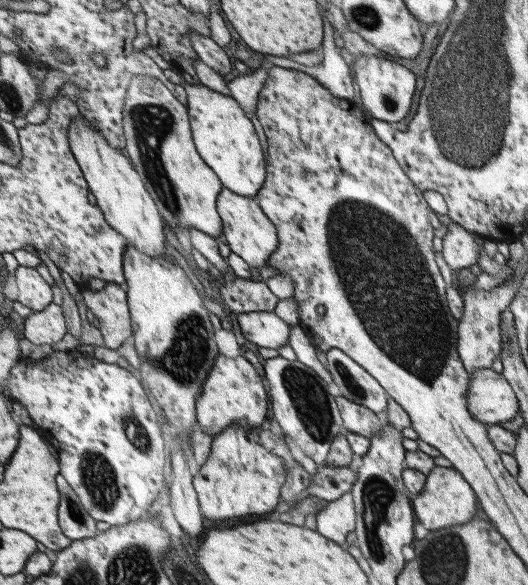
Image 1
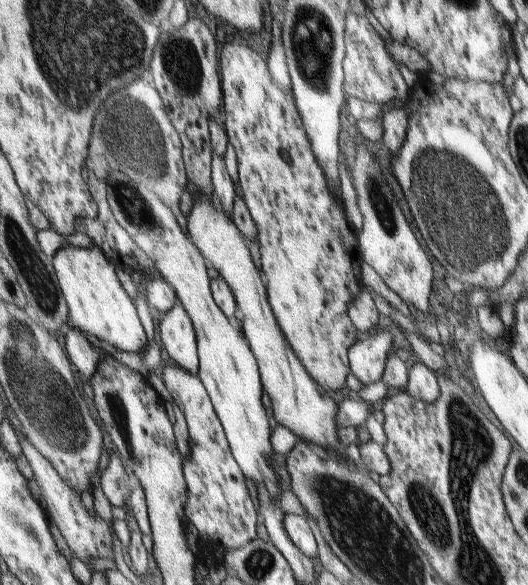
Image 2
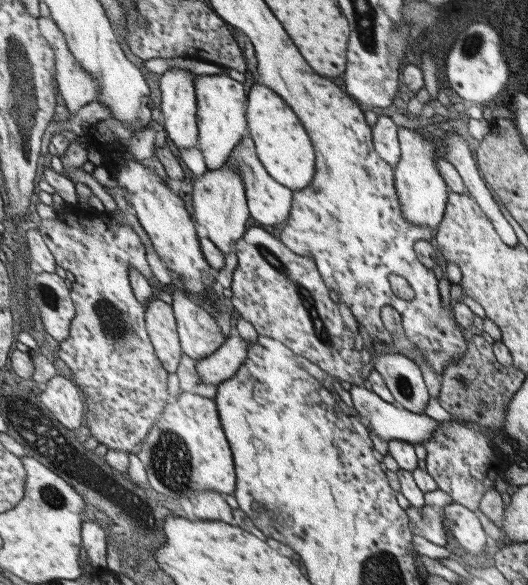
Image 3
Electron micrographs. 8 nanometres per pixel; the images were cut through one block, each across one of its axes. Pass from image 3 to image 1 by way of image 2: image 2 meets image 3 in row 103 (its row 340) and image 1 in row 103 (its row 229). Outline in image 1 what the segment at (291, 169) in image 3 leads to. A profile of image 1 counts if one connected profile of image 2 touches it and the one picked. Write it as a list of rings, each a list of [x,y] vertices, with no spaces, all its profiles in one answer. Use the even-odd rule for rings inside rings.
[[[186,82],[181,85],[188,94],[191,128],[196,128],[194,140],[200,156],[211,165],[228,190],[239,193],[240,196],[254,198],[259,194],[258,190],[266,178],[266,166],[260,142],[256,138],[256,130],[246,118],[246,112],[231,96],[223,96],[223,93],[207,86]]]

